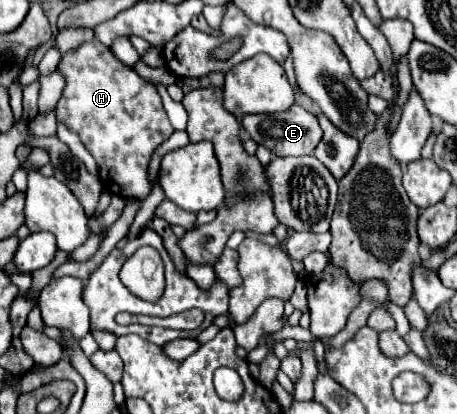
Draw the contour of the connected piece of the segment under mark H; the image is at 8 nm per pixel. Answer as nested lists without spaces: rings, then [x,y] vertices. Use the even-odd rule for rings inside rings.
[[[97,40],[65,54],[59,62],[59,72],[65,76],[67,86],[57,104],[57,120],[63,120],[81,136],[81,142],[99,166],[103,186],[111,194],[127,200],[145,200],[153,190],[149,182],[149,160],[155,148],[173,132],[155,86],[117,60]]]

